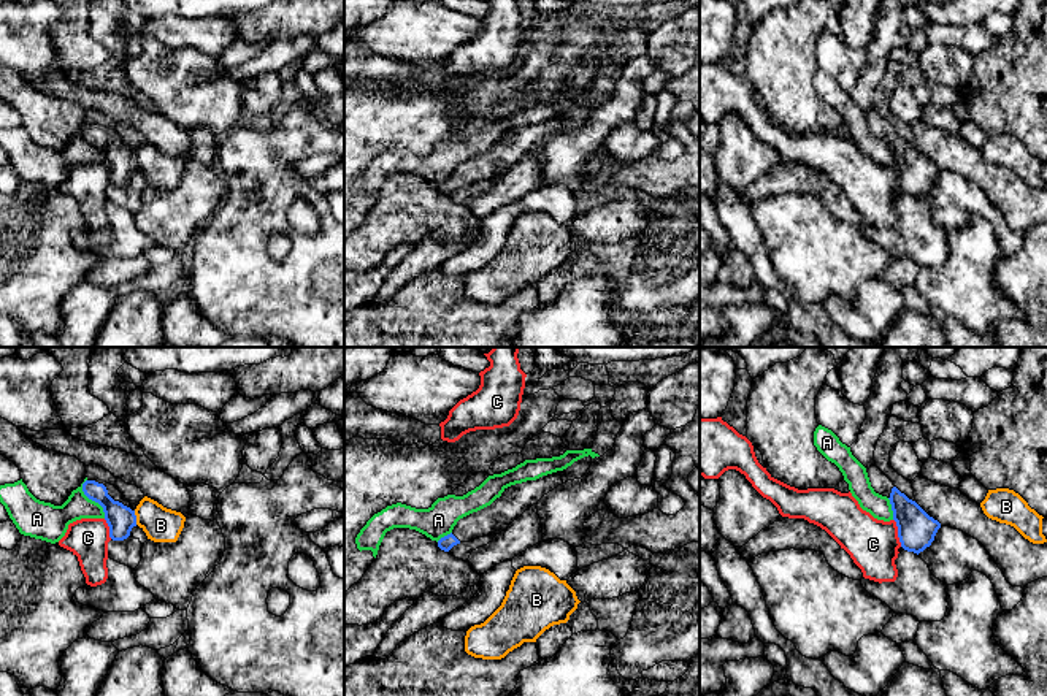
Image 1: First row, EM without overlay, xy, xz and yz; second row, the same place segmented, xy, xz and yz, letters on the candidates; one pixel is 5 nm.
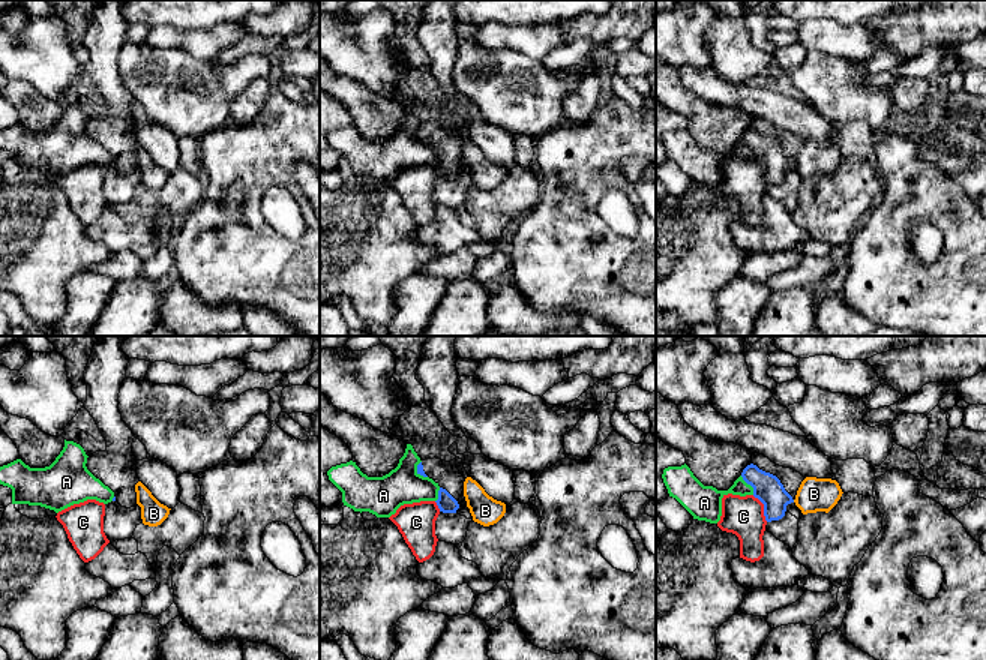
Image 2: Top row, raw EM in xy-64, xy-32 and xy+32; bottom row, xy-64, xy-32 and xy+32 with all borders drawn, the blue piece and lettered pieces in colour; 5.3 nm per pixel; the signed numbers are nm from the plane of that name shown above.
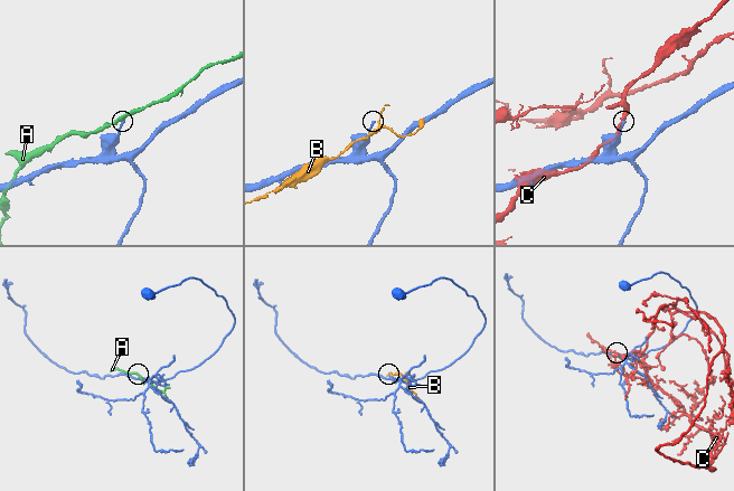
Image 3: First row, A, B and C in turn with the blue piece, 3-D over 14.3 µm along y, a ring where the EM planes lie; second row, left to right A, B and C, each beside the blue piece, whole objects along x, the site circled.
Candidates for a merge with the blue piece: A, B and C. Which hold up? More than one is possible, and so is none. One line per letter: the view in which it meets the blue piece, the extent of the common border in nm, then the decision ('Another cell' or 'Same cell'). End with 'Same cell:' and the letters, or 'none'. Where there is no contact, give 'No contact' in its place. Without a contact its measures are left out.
A: Touches blue in xy. Shared border 220 nm. Another cell
B: Touches blue in xy. Shared border 70 nm. Another cell
C: Touches blue in yz. Shared border 150 nm. Another cell
Same cell: none

